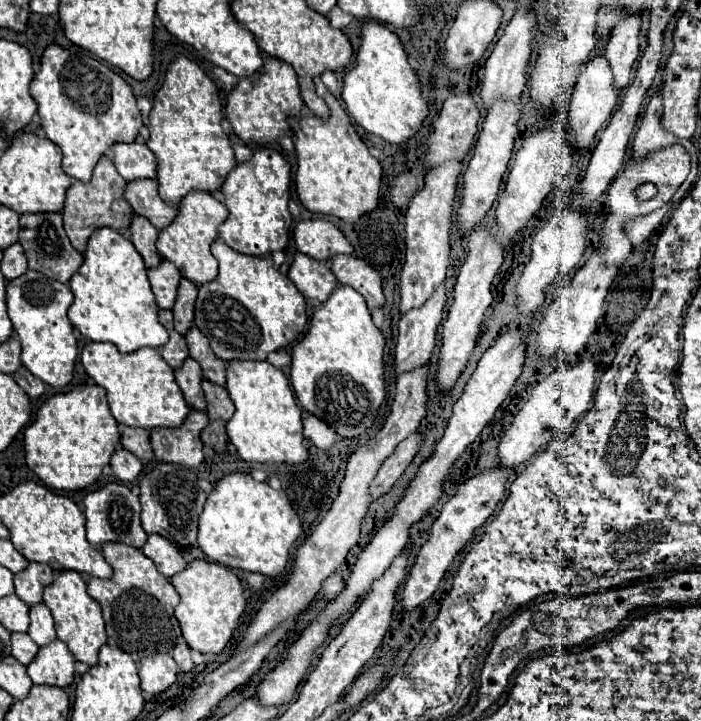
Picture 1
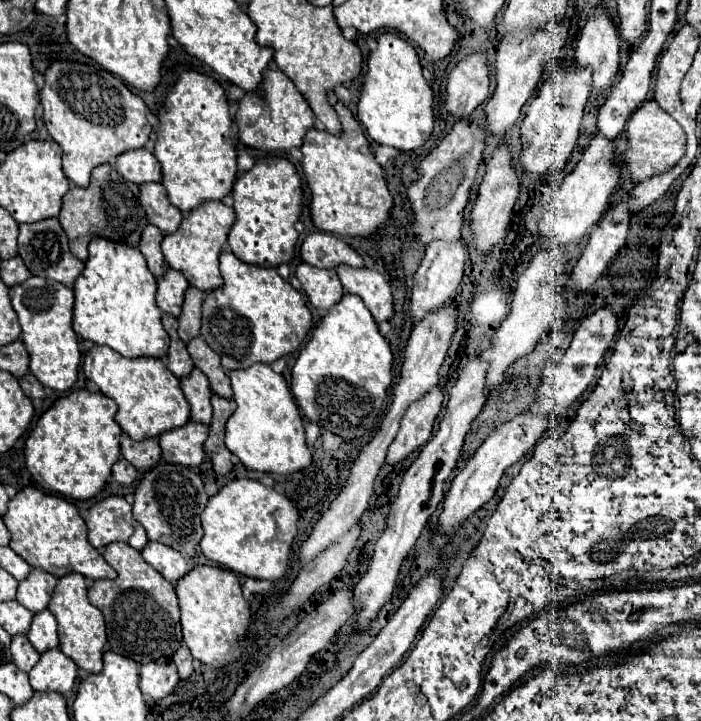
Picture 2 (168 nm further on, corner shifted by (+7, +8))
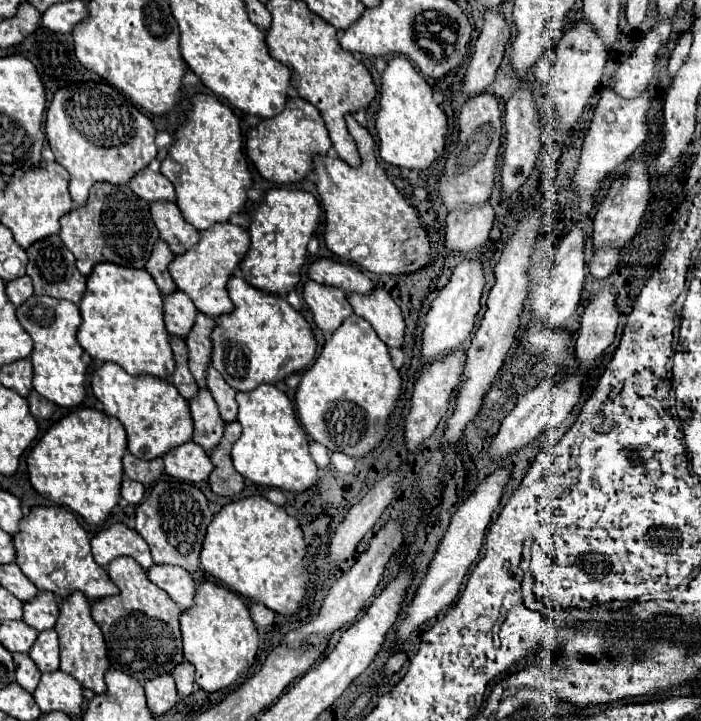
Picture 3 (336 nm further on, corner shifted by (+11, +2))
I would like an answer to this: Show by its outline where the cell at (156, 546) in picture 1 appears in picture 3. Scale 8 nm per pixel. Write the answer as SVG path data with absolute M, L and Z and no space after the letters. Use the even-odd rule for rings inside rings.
M154 564L150 570L146 570L146 574L156 586L160 586L164 592L168 592L168 596L182 610L192 606L192 596L194 596L196 584L184 568L168 566L168 564Z

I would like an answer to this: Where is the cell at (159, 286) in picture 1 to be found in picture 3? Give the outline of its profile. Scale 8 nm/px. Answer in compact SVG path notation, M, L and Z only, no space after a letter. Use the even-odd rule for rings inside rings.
M174 290L172 294L164 296L164 322L170 334L184 338L192 328L194 314L196 306L184 292Z

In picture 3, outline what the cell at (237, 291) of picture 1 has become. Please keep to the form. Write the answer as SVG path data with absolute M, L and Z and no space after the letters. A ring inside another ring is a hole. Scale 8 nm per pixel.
M232 276L228 280L228 294L230 294L230 300L234 302L234 310L218 316L216 326L212 328L212 366L224 376L224 380L234 390L248 392L264 382L276 384L288 374L302 372L312 364L316 356L316 340L312 334L312 328L308 320L298 310L294 310L282 296L260 292L260 288L252 288L252 284L246 284L246 280L240 276Z

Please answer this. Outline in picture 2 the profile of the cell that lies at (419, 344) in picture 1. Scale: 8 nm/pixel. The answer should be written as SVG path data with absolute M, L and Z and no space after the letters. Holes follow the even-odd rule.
M460 238L456 242L436 240L436 242L428 244L426 256L424 256L416 276L414 276L414 286L412 286L410 312L412 312L414 322L422 320L428 312L440 308L442 302L448 302L456 294L456 290L458 290L458 286L462 282L466 260L468 260L468 248L466 248L466 244Z

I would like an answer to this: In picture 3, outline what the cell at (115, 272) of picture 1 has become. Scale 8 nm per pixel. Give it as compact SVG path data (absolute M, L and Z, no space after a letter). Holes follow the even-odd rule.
M98 262L86 282L86 292L78 304L82 324L78 328L78 344L100 362L116 362L128 374L152 374L170 378L174 356L170 334L162 320L162 294L144 268L128 268L112 262Z

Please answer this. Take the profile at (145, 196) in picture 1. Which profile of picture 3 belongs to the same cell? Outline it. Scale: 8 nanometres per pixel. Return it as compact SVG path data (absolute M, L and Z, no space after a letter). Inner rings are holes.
M152 202L150 214L160 238L172 248L174 254L186 252L190 244L198 240L198 230L182 220L182 214L174 202Z

